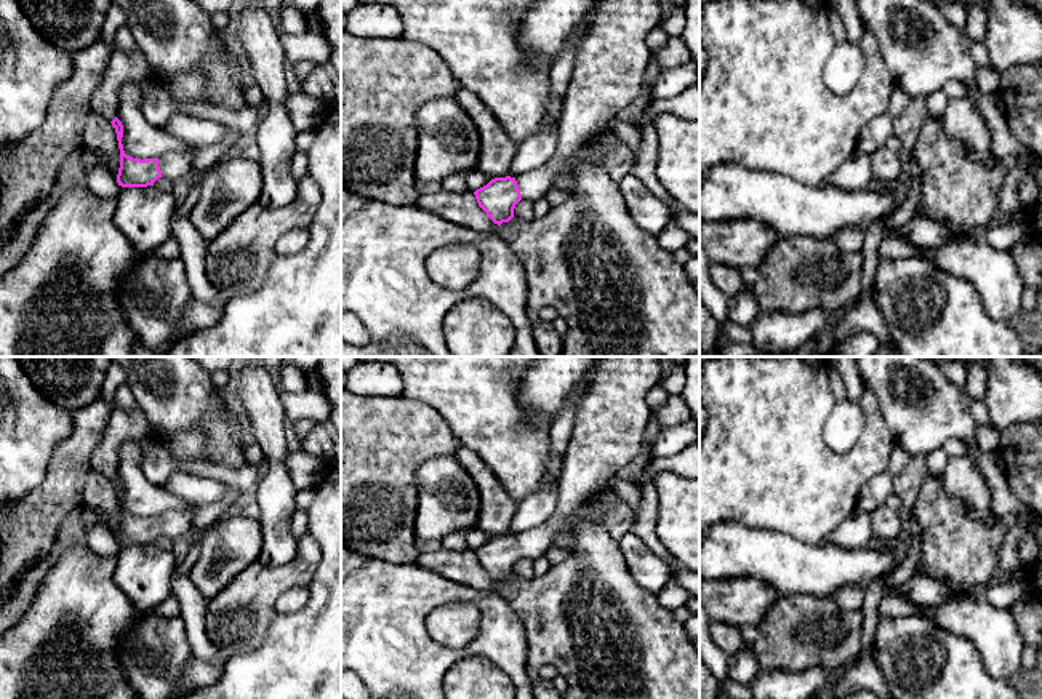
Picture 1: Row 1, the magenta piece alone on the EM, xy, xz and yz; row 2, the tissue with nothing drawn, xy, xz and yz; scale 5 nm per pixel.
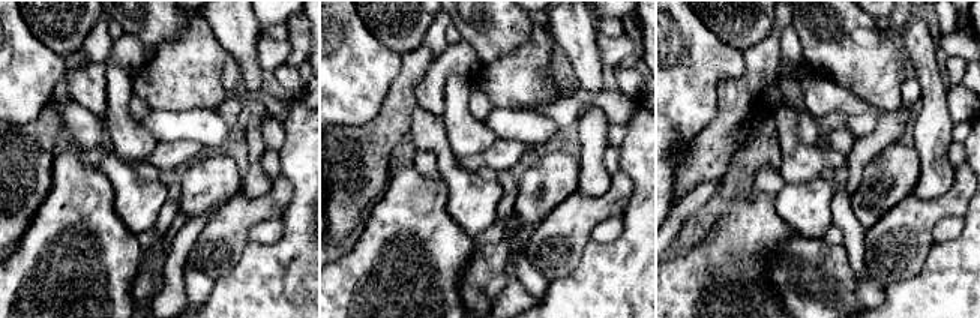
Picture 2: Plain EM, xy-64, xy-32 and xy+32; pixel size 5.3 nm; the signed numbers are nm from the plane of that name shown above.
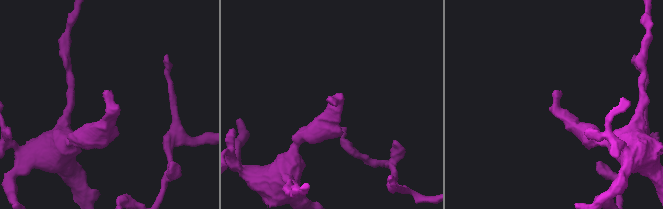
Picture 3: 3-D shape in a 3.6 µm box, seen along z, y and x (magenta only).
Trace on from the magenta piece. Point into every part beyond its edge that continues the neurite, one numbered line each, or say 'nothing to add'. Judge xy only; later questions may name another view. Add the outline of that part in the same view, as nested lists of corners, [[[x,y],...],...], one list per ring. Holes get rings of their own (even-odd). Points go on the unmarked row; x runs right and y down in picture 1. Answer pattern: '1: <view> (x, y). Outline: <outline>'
1: xy (173, 523). Outline: [[[194,507],[186,510],[166,510],[158,517],[162,534],[176,539],[192,531]]]

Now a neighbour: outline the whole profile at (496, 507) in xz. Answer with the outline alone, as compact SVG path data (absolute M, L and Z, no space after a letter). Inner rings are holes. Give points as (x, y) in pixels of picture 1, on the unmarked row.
M459 446L455 457L474 478L480 493L480 512L475 528L495 536L512 533L512 518L519 502L496 480L488 465L467 446Z

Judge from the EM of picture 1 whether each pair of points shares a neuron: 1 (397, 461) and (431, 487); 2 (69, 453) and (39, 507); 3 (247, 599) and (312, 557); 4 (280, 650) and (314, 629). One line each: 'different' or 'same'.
1: different
2: same
3: same
4: same

